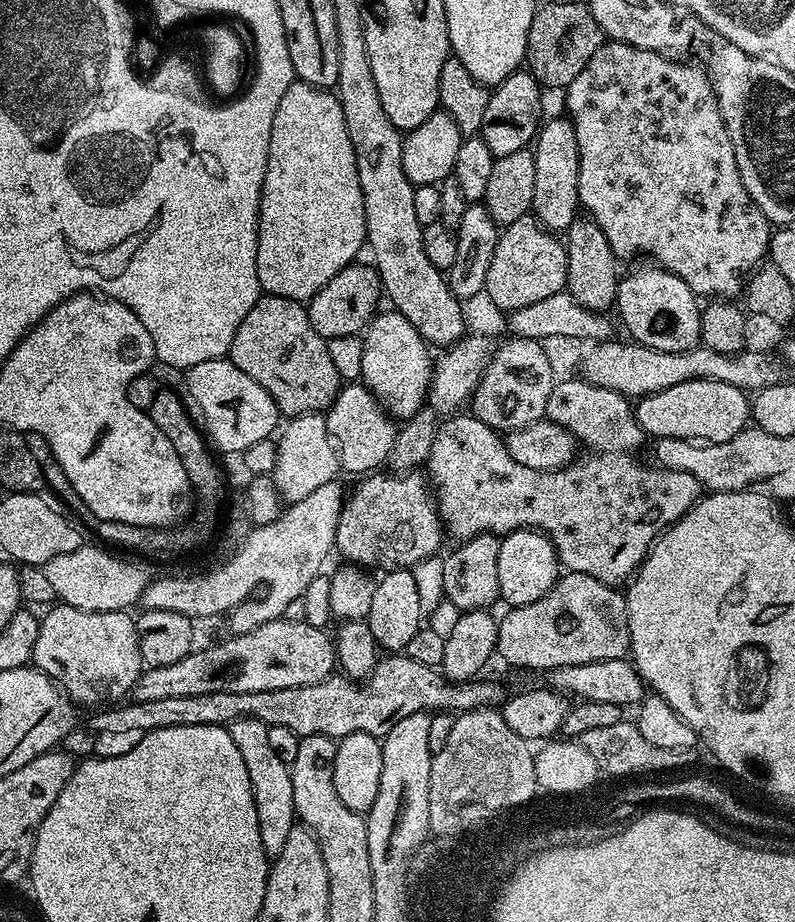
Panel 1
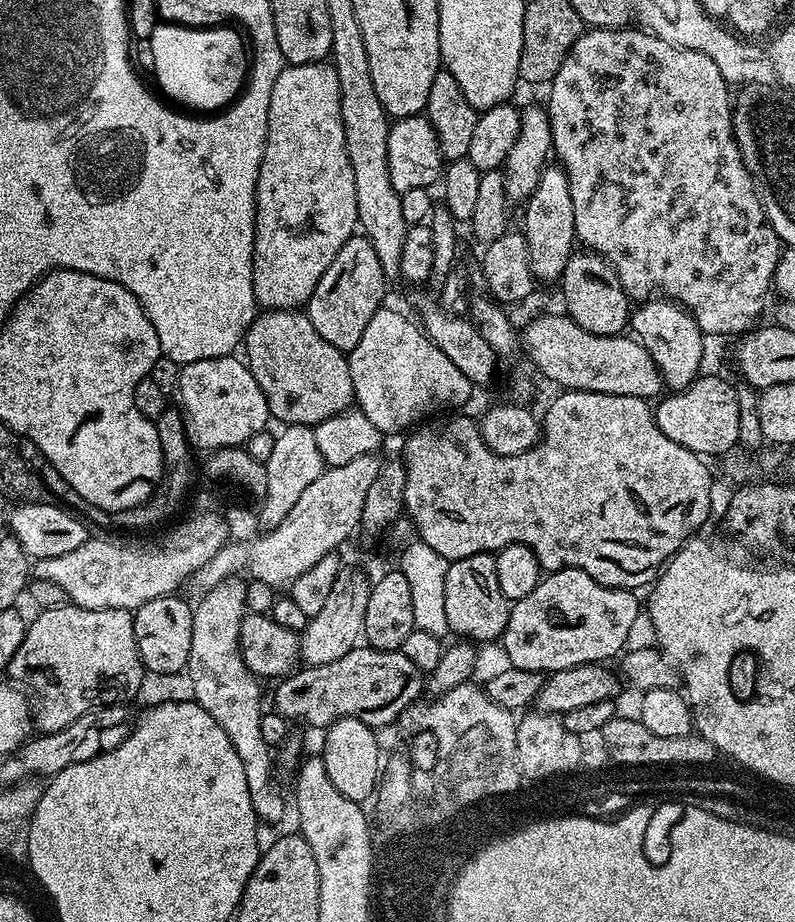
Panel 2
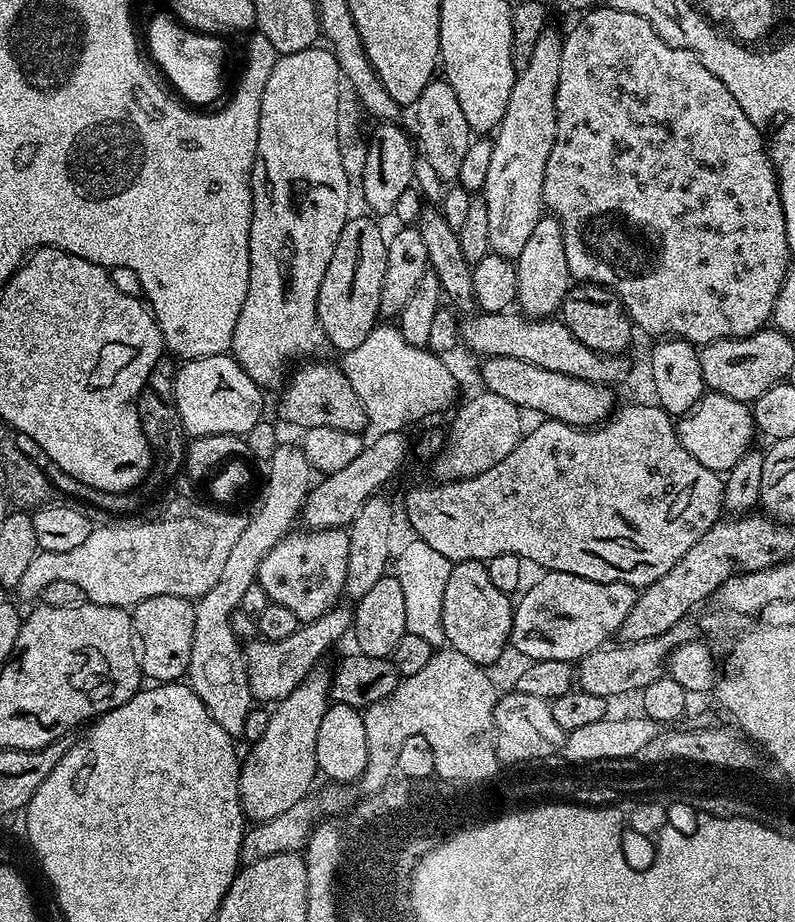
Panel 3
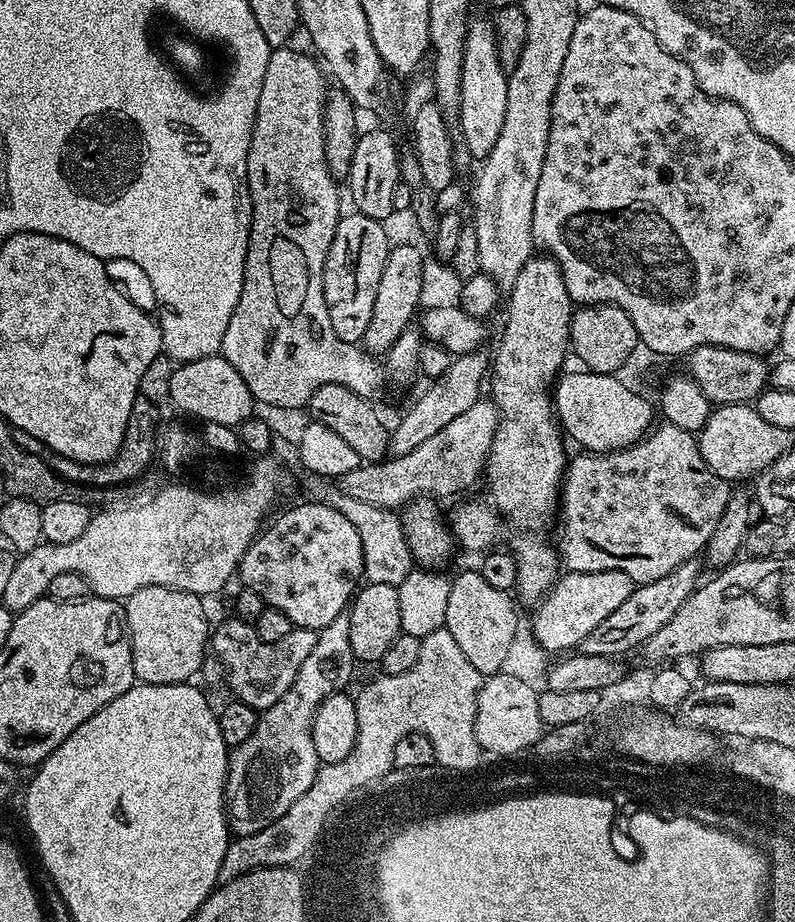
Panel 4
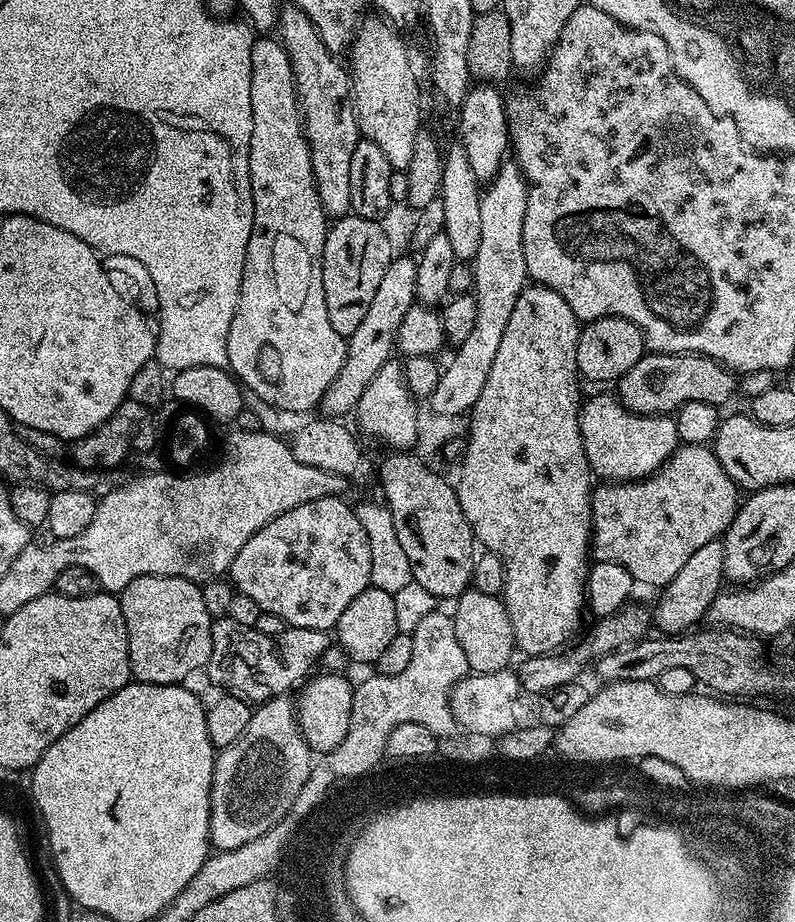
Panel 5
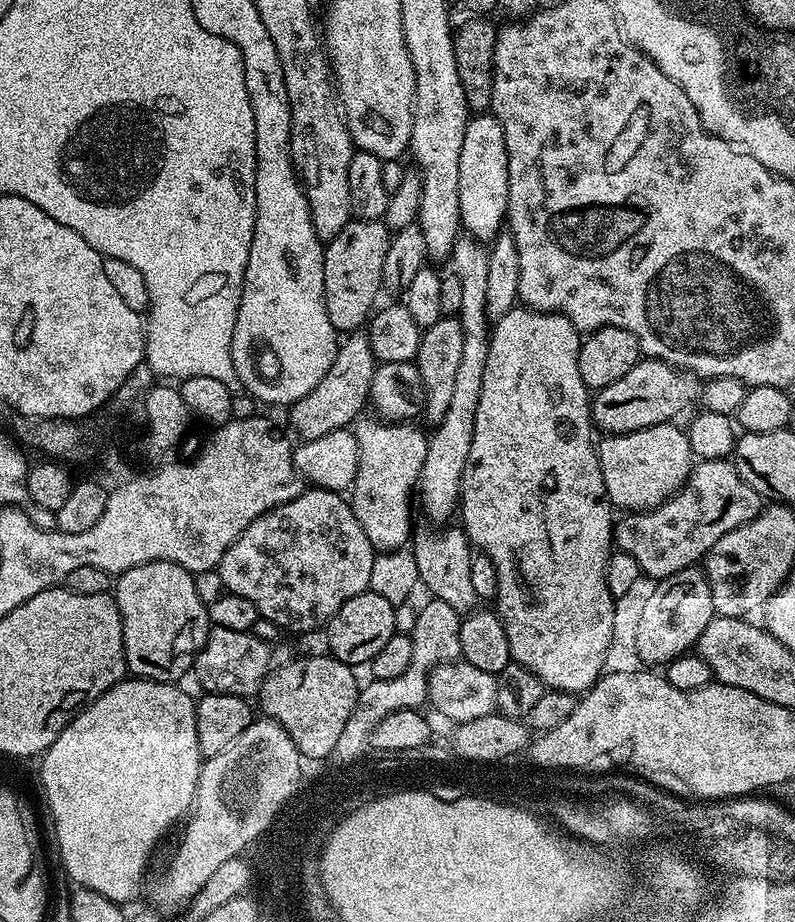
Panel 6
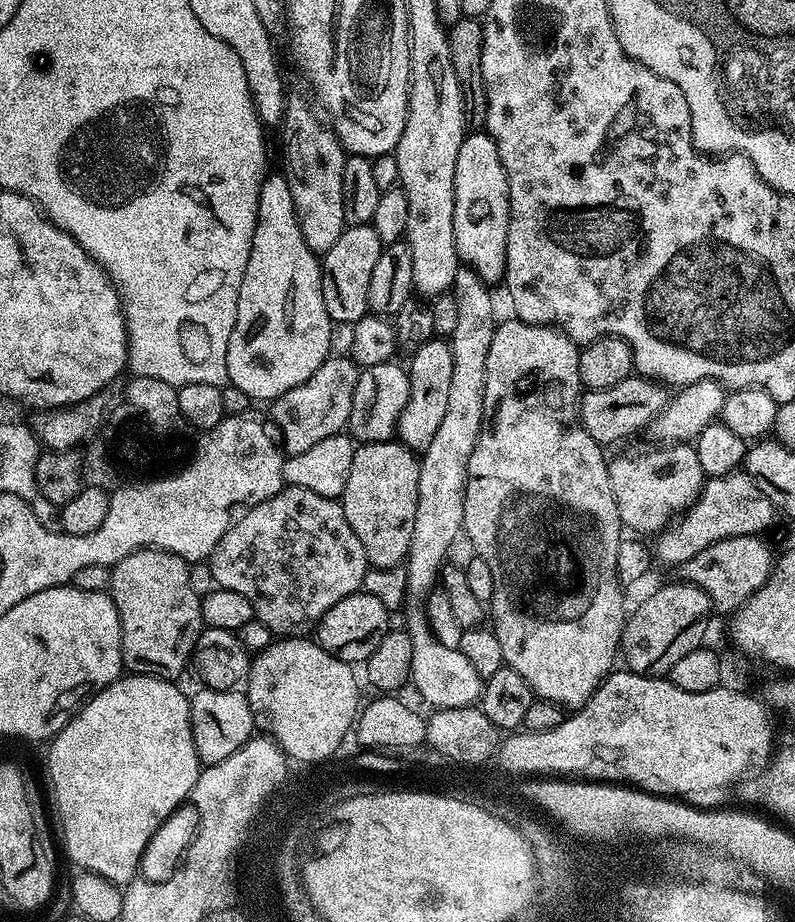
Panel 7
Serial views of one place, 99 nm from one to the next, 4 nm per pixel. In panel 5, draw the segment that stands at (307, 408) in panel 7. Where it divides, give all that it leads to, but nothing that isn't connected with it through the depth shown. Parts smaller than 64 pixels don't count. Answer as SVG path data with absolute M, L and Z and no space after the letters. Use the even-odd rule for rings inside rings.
M406 254L397 255L390 262L390 266L386 266L386 274L382 274L382 282L378 286L378 291L374 293L374 299L371 300L370 307L367 308L365 316L362 317L358 330L354 330L354 334L347 337L348 353L346 354L346 362L342 366L342 370L338 370L338 378L334 378L334 382L330 382L326 394L320 399L318 405L319 411L324 411L321 413L325 417L344 418L347 412L349 415L355 409L358 398L362 398L362 390L366 390L366 386L370 386L370 378L374 378L374 374L378 374L378 370L382 370L384 363L393 359L398 326L402 326L402 318L406 318L410 306L417 303L416 260L413 257L402 255Z

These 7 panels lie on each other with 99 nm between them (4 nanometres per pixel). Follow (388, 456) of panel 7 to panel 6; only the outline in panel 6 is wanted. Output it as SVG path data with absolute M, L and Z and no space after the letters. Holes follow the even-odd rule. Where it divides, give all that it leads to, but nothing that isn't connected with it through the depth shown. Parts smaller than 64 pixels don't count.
M372 414L361 415L354 424L358 442L358 474L350 489L350 503L354 510L354 518L358 518L358 526L362 526L362 531L365 532L366 538L370 538L372 547L381 553L403 549L413 535L412 498L414 502L414 493L420 483L428 449L426 432L415 428L414 425L412 422L389 422Z

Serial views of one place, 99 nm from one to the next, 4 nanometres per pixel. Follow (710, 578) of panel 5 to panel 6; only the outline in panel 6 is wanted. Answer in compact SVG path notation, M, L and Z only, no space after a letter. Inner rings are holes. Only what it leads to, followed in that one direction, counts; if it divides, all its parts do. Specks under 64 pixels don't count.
M699 567L675 572L655 587L648 601L641 606L640 617L636 620L636 656L644 666L666 666L674 658L695 649L696 639L702 630L706 630L714 615L710 586Z

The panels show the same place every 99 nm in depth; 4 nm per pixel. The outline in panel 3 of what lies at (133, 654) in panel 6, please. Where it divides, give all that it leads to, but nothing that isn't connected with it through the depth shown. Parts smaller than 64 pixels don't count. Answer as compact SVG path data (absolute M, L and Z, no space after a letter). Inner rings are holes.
M155 596L135 605L130 612L132 626L142 651L139 653L140 670L152 682L176 682L187 673L190 646L194 642L193 601L177 596Z

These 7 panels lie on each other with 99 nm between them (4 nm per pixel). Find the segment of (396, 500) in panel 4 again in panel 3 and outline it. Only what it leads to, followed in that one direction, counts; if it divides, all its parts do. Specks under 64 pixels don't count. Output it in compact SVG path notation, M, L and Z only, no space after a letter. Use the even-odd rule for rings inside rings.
M480 390L473 400L462 404L455 409L456 417L448 428L448 436L446 432L446 443L433 459L436 460L432 464L432 472L436 475L433 477L440 482L465 480L490 470L490 466L498 466L498 462L502 462L502 458L506 458L506 454L510 454L510 450L514 450L514 446L518 446L522 439L522 412L514 402L499 394Z

